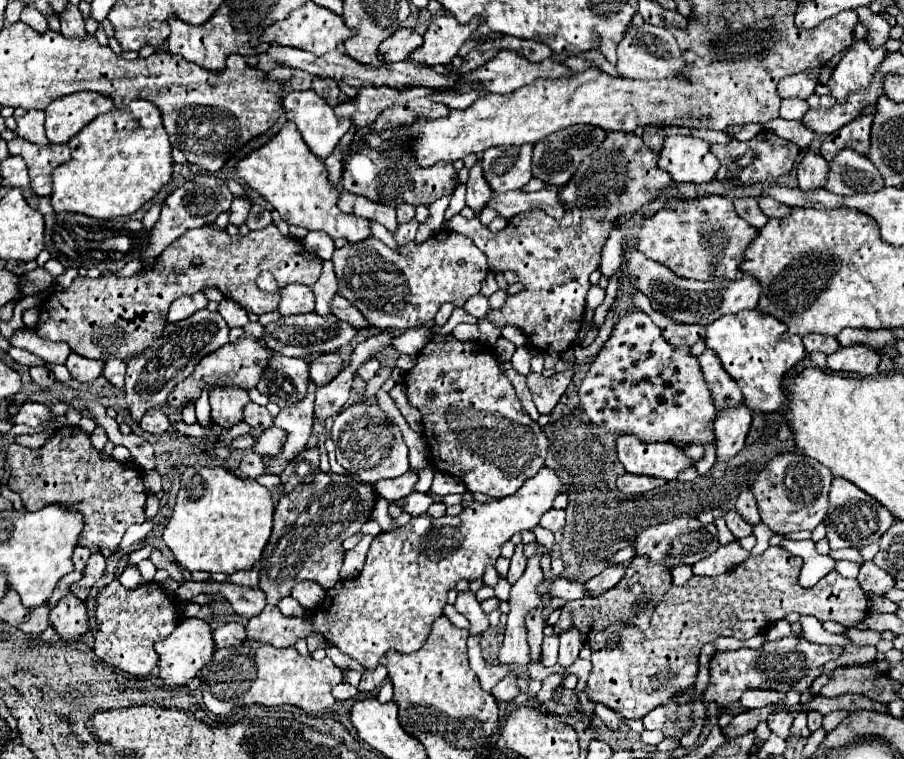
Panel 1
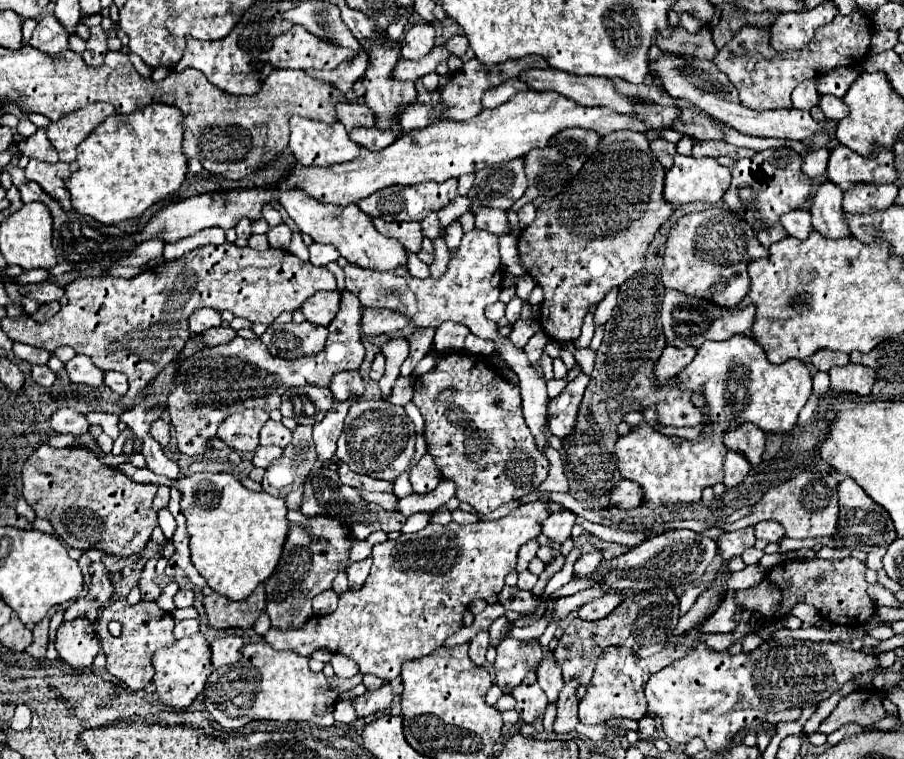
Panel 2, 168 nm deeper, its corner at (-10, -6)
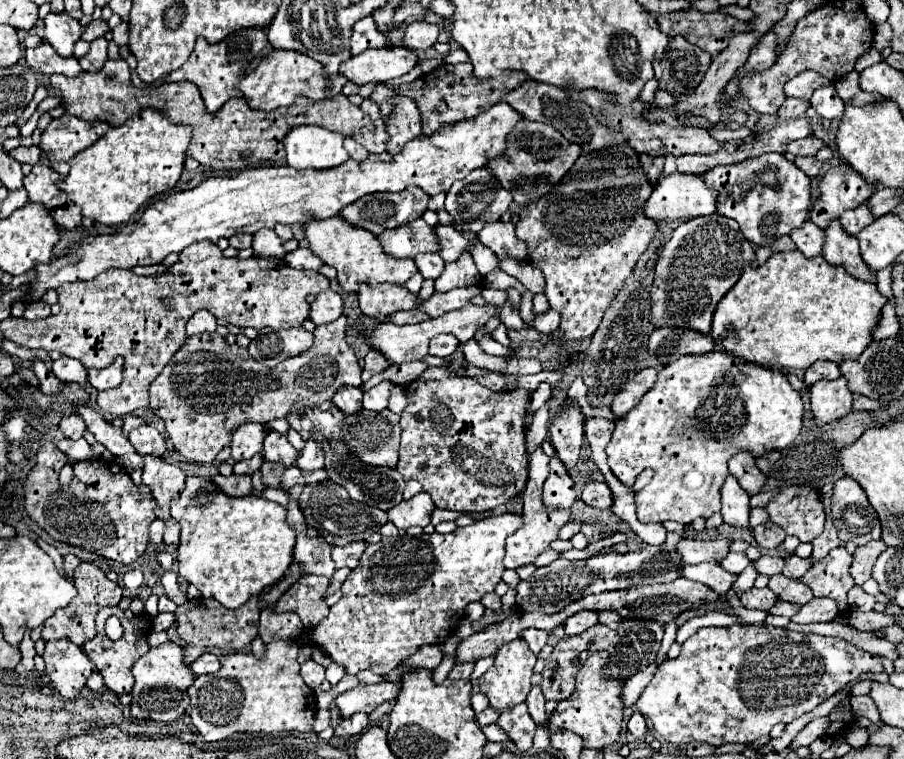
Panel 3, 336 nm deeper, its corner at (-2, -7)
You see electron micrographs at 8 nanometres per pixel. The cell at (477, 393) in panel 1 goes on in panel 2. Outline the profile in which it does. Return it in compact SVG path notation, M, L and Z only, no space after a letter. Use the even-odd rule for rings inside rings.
M449 353L445 355L443 359L439 359L437 367L431 369L429 373L421 375L415 379L415 395L413 395L413 403L419 407L423 419L425 419L425 441L427 441L427 453L433 457L435 461L435 467L439 469L441 473L441 479L447 479L447 481L453 481L455 483L455 497L459 501L465 501L469 503L475 511L479 513L491 513L495 511L497 507L501 507L503 503L509 503L513 499L523 499L525 495L533 493L547 477L549 473L549 461L545 455L541 455L541 451L537 451L537 445L533 445L533 435L529 433L529 427L525 425L525 419L523 419L523 409L521 409L521 393L515 385L507 383L491 365L487 365L481 357L473 357L473 355L467 355L467 353ZM445 389L455 389L455 395L449 397L447 401L437 401L437 395Z

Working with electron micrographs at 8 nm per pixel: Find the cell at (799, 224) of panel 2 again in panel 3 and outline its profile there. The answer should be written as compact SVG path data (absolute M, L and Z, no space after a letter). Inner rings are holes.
M805 220L805 226L799 226L797 230L793 230L793 234L789 234L791 240L797 244L797 248L807 256L813 258L817 254L821 254L821 246L823 246L823 230L819 226L813 226L811 220Z

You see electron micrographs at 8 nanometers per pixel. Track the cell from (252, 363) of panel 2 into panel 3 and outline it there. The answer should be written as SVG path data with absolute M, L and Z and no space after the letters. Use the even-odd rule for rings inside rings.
M343 314L335 322L327 326L317 326L313 336L315 344L309 348L307 354L299 354L297 358L289 358L281 362L277 368L265 368L257 360L249 356L249 352L237 344L227 344L217 332L205 332L195 334L185 340L185 346L181 352L177 352L171 362L165 366L165 370L153 380L149 394L155 416L159 416L165 422L167 434L175 446L175 452L179 452L185 460L191 462L213 462L217 452L223 446L229 446L231 432L241 422L269 422L273 418L285 418L289 414L289 408L293 402L303 402L305 406L319 406L325 400L331 400L333 394L341 386L361 386L361 368L357 362L357 356L353 348L345 340L345 328L347 328L347 316Z

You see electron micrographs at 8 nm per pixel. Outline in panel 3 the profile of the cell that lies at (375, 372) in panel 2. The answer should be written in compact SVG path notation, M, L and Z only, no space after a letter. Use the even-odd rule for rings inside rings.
M369 350L369 354L365 356L365 366L363 366L363 376L361 376L363 382L373 378L381 370L385 370L387 366L389 366L389 362L387 362L387 358L379 350Z

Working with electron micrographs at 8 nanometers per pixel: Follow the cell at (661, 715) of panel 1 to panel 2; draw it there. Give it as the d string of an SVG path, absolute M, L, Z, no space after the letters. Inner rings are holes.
M645 715L645 717L641 717L639 721L639 735L643 737L643 739L653 739L653 731L655 731L655 725L653 725L653 719L649 717L649 715Z

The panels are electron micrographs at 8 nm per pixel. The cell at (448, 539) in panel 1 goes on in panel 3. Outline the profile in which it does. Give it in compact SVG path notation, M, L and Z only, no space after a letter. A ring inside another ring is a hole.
M505 512L495 518L477 520L465 528L455 528L451 534L423 532L419 536L409 536L407 532L401 532L399 536L381 538L379 542L369 544L359 566L351 570L347 582L343 584L341 600L331 606L329 616L323 618L321 624L309 630L307 640L317 648L323 648L333 662L345 666L347 674L357 674L365 668L375 674L389 674L389 670L407 656L415 654L423 644L441 644L459 626L465 606L495 590L505 570L505 538L521 524L521 514Z

